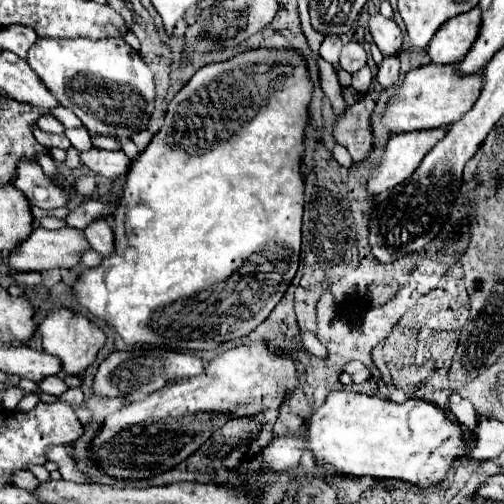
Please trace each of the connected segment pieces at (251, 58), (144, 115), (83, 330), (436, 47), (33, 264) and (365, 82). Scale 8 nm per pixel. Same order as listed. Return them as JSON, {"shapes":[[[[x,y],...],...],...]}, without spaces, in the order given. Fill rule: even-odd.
{"shapes":[[[[256,49],[236,55],[224,63],[212,63],[196,71],[188,85],[168,103],[164,125],[154,135],[150,145],[136,157],[130,165],[130,175],[118,205],[114,209],[114,253],[102,261],[102,265],[86,269],[72,285],[72,295],[82,307],[90,311],[96,319],[106,321],[126,345],[160,345],[170,347],[172,351],[208,351],[216,349],[226,341],[238,339],[254,331],[276,307],[288,289],[290,281],[296,275],[300,259],[300,227],[302,227],[302,203],[304,203],[304,181],[300,175],[300,159],[304,151],[304,125],[306,125],[306,107],[310,103],[312,83],[306,73],[302,57],[292,49]]],[[[38,39],[26,57],[30,69],[42,79],[52,95],[60,101],[60,105],[72,109],[84,127],[90,133],[98,135],[116,135],[116,137],[132,137],[134,129],[144,129],[150,113],[154,109],[154,83],[152,71],[140,59],[138,51],[134,51],[124,39]]],[[[58,309],[50,313],[42,321],[42,325],[38,325],[38,335],[42,337],[44,351],[60,357],[64,375],[82,375],[96,361],[96,353],[106,341],[106,335],[96,325],[92,325],[87,317],[68,309]]],[[[474,7],[464,15],[456,15],[436,31],[432,43],[426,47],[430,63],[452,65],[458,63],[472,47],[480,31],[480,9]]],[[[36,227],[36,229],[32,229],[32,233],[22,243],[18,243],[18,247],[14,251],[4,253],[2,259],[14,271],[46,271],[46,269],[56,269],[56,267],[72,269],[80,263],[80,253],[88,247],[90,245],[88,245],[84,233],[76,231],[72,227],[64,227],[60,231],[48,231],[44,227]]],[[[364,65],[362,69],[358,69],[354,75],[352,75],[352,87],[358,91],[358,93],[366,93],[368,87],[370,87],[370,81],[372,81],[372,73],[370,73],[370,67]]]]}

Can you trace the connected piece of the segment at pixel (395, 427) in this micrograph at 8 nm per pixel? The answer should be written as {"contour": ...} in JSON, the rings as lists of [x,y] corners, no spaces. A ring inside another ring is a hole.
{"contour":[[[332,391],[300,431],[272,435],[270,443],[260,447],[258,453],[252,453],[248,447],[242,461],[260,459],[262,471],[288,471],[300,467],[302,457],[310,455],[316,463],[326,463],[328,469],[340,475],[402,479],[412,485],[430,487],[446,477],[454,459],[468,455],[468,443],[470,439],[428,401],[408,399],[394,403],[352,391]]]}

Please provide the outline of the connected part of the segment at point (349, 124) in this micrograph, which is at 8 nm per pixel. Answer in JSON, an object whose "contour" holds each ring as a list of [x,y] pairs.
{"contour":[[[362,95],[354,105],[348,105],[342,115],[336,117],[334,123],[334,139],[348,149],[354,163],[362,161],[372,147],[372,131],[370,131],[370,113],[374,109],[372,97]]]}

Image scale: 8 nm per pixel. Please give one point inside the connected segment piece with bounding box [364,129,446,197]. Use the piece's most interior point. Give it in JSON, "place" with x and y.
{"place":[403,153]}

